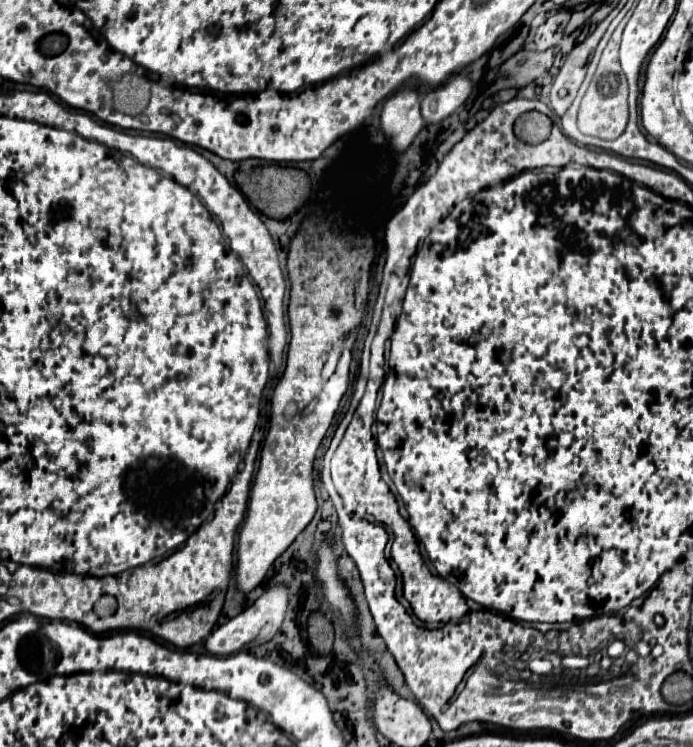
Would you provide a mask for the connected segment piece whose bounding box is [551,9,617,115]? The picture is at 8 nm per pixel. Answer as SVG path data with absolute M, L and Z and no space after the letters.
M615 9L605 21L601 21L601 23L597 25L597 29L595 29L581 45L577 45L577 47L569 53L567 61L565 61L563 67L559 69L557 77L553 79L553 85L551 85L551 109L553 109L557 115L563 115L563 113L569 109L569 105L573 103L573 99L575 99L575 95L577 95L577 91L579 91L583 79L585 79L587 61L589 61L591 53L595 51L597 43L601 41L603 33L607 31L607 27L609 27L609 23L611 23L611 19L613 19L615 15L617 15L617 9Z

